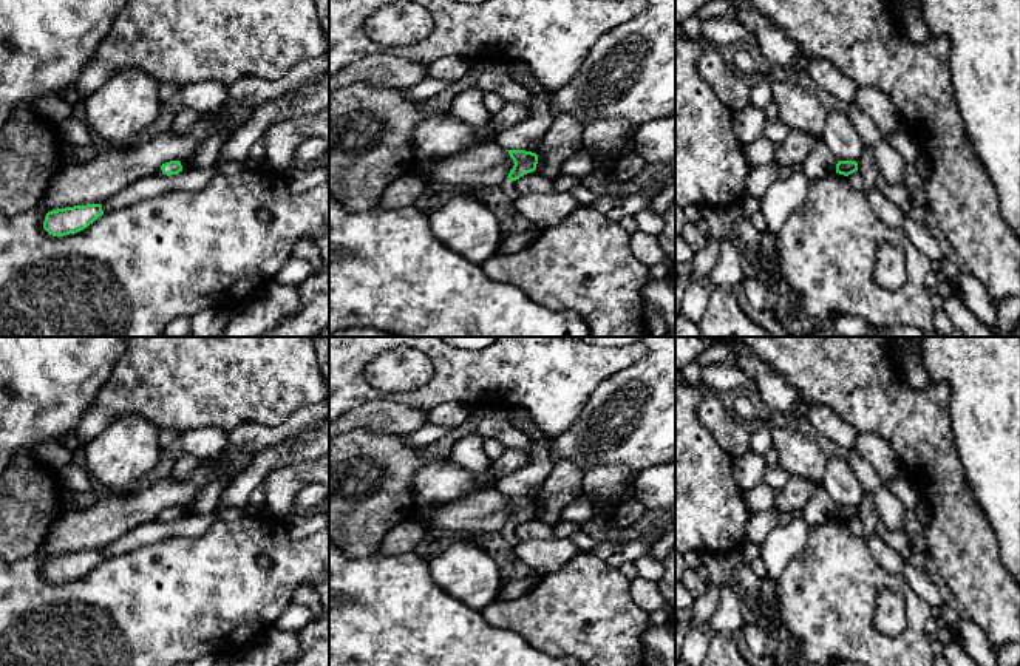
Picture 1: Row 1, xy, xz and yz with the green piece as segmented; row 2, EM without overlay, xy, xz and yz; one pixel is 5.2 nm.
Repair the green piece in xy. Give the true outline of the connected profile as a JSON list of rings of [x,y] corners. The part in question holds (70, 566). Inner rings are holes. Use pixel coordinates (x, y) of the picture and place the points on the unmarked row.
[[[100,550],[74,552],[46,559],[43,575],[53,583],[77,579],[104,561]]]

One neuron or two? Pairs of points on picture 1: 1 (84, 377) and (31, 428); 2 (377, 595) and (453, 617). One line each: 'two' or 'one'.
1: one
2: one

